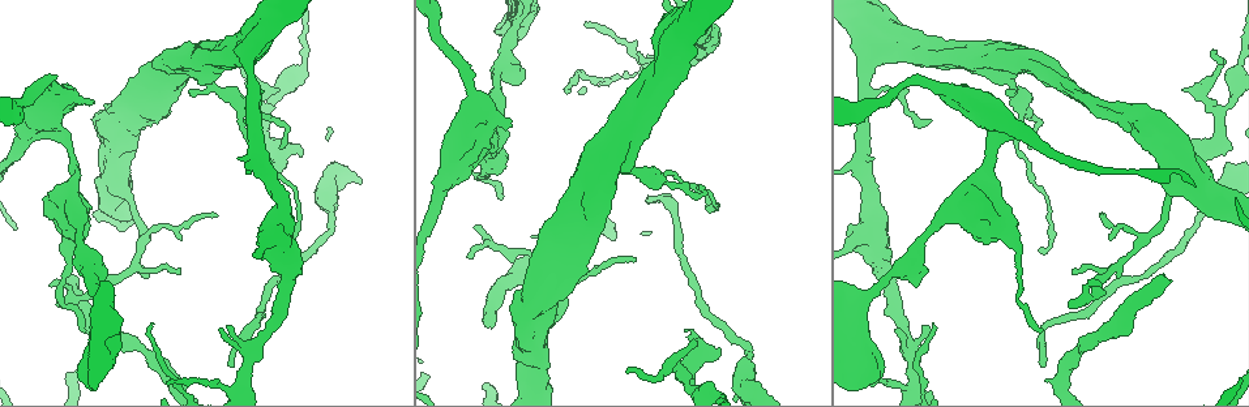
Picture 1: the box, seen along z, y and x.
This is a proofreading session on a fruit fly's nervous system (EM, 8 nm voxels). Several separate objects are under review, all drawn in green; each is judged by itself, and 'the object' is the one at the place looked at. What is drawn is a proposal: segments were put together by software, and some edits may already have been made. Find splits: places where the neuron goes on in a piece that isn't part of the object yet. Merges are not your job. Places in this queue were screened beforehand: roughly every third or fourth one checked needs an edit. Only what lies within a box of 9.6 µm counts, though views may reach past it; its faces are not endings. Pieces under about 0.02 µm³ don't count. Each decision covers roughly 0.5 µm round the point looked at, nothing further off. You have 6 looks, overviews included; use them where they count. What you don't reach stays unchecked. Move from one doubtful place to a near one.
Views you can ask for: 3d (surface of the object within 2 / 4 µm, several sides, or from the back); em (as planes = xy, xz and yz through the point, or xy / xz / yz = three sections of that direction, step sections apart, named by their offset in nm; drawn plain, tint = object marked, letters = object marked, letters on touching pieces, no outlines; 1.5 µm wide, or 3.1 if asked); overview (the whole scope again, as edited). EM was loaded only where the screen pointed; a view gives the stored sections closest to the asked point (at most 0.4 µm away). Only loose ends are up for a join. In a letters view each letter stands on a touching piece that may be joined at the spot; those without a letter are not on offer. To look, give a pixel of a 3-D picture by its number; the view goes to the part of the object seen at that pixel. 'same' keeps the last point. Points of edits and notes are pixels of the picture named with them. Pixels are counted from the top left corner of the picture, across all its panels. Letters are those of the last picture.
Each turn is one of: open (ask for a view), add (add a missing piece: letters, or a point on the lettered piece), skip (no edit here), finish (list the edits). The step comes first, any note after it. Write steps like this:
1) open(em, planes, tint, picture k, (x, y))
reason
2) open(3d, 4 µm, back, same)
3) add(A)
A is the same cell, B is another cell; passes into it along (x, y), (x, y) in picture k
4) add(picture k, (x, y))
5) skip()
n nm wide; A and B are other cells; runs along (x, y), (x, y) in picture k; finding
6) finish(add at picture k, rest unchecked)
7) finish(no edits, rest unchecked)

open(3d, 4 µm, picture 1, (1038, 331))
branch stops here

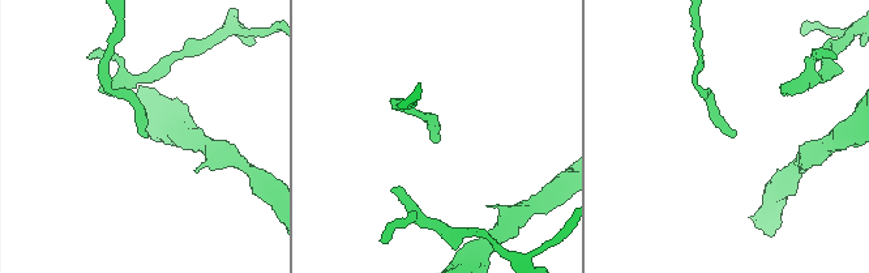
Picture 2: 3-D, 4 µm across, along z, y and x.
open(em, planes, letters, picture 2, (438, 140))
need the tissue

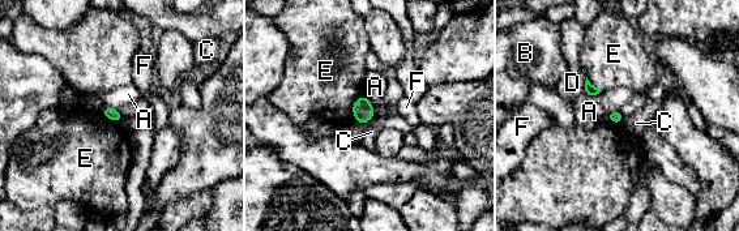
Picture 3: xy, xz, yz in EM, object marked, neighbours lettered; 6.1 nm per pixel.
skip()
A, B, C, D, E and F are other cells; border along (624, 116), (619, 123) in picture 3; none of them fits

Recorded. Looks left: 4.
open(em, planes, letters, picture 1, (67, 278))
branch stops here

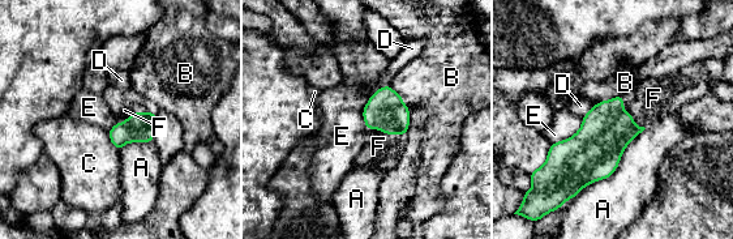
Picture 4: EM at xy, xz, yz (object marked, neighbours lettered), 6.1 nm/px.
add(F)
F is the same cell, A, B, C, D and E are other cells; it goes on there

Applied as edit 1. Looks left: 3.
open(3d, 4 µm, picture 1, (646, 199))
tapers out

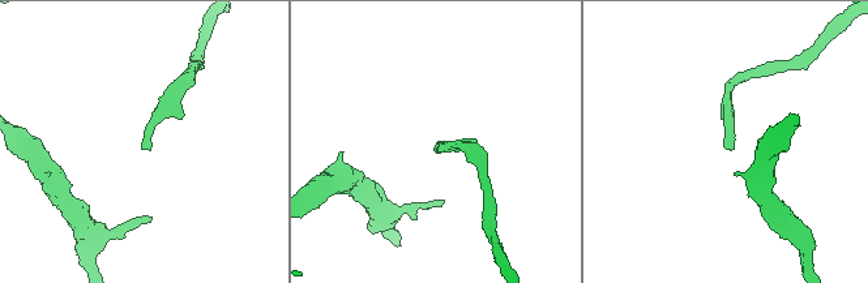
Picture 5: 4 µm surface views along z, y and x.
open(em, xz, step 8, letters, picture 5, (437, 150))

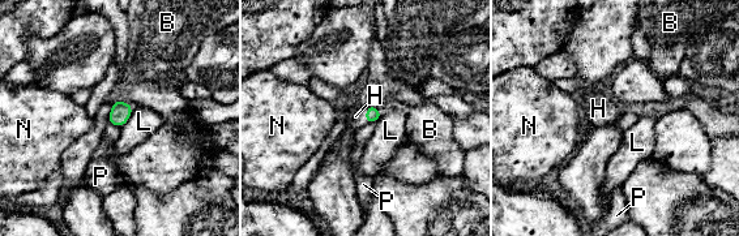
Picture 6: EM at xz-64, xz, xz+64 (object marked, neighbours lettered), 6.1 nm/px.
open(em, planes, letters, same)

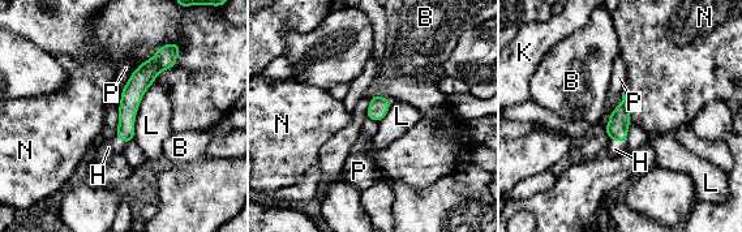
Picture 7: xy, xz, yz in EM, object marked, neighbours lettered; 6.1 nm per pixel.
add(H)
120 nm wide; H is the same cell, B, K, L, N and P are other cells; passes into it along (620, 119), (618, 141), (614, 149) in picture 7; the neuron continues

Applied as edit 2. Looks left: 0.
finish(add at picture 4, add at picture 7, rest unchecked)

